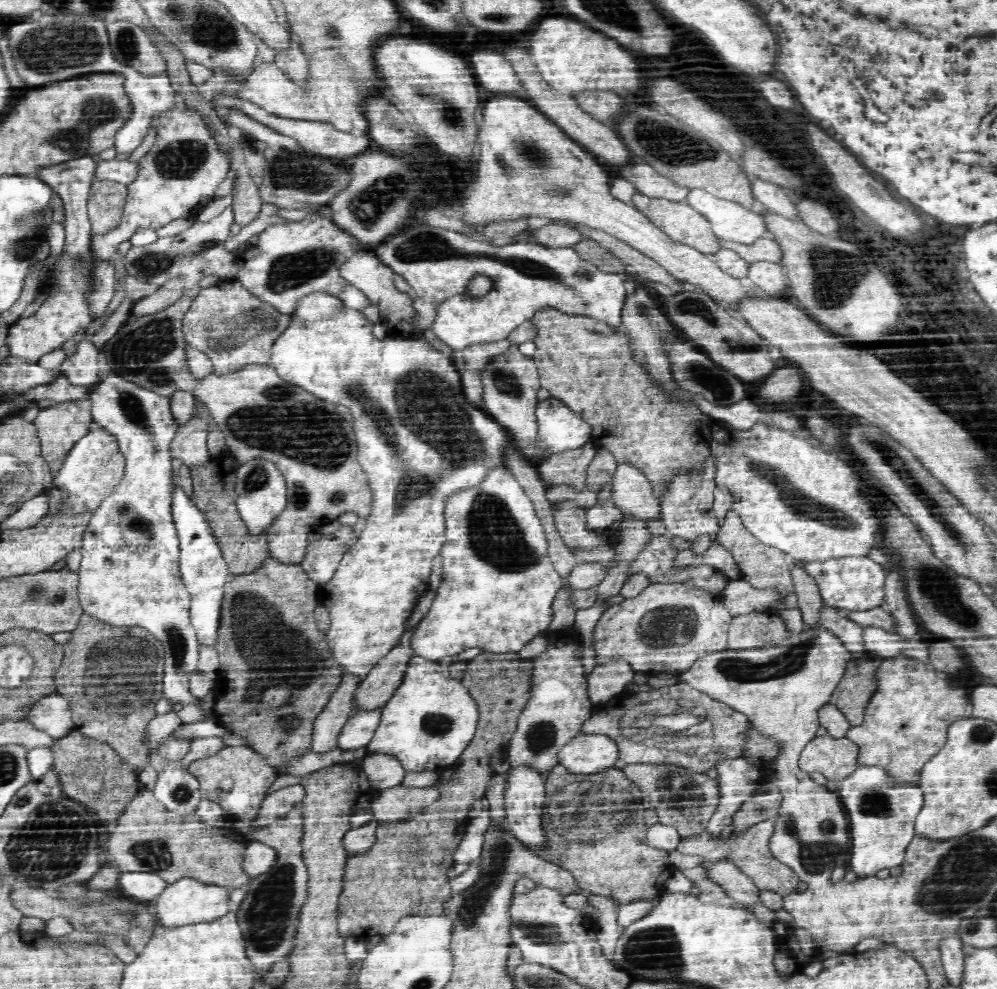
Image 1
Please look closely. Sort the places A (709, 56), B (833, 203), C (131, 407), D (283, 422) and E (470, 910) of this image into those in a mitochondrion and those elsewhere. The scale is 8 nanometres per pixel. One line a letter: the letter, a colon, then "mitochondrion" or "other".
A: other
B: other
C: mitochondrion
D: mitochondrion
E: mitochondrion

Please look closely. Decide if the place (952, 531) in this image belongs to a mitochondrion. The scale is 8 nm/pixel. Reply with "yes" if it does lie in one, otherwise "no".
yes

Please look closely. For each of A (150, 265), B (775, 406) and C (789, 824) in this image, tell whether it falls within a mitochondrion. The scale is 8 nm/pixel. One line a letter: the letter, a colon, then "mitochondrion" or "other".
A: mitochondrion
B: other
C: mitochondrion

